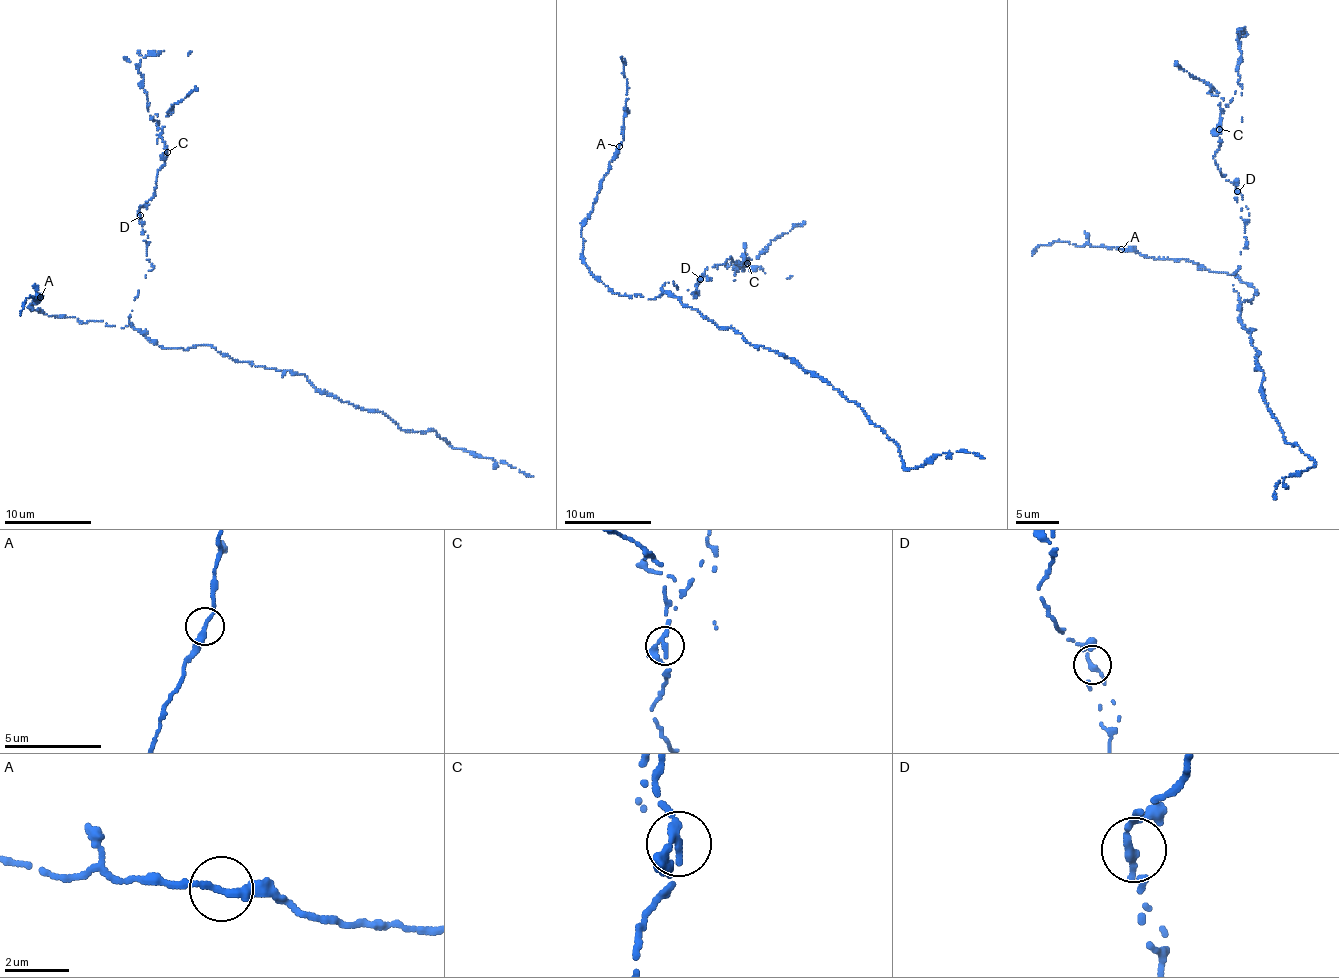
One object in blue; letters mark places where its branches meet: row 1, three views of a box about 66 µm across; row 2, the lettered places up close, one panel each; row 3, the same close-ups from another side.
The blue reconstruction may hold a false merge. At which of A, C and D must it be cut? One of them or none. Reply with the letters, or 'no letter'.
C

